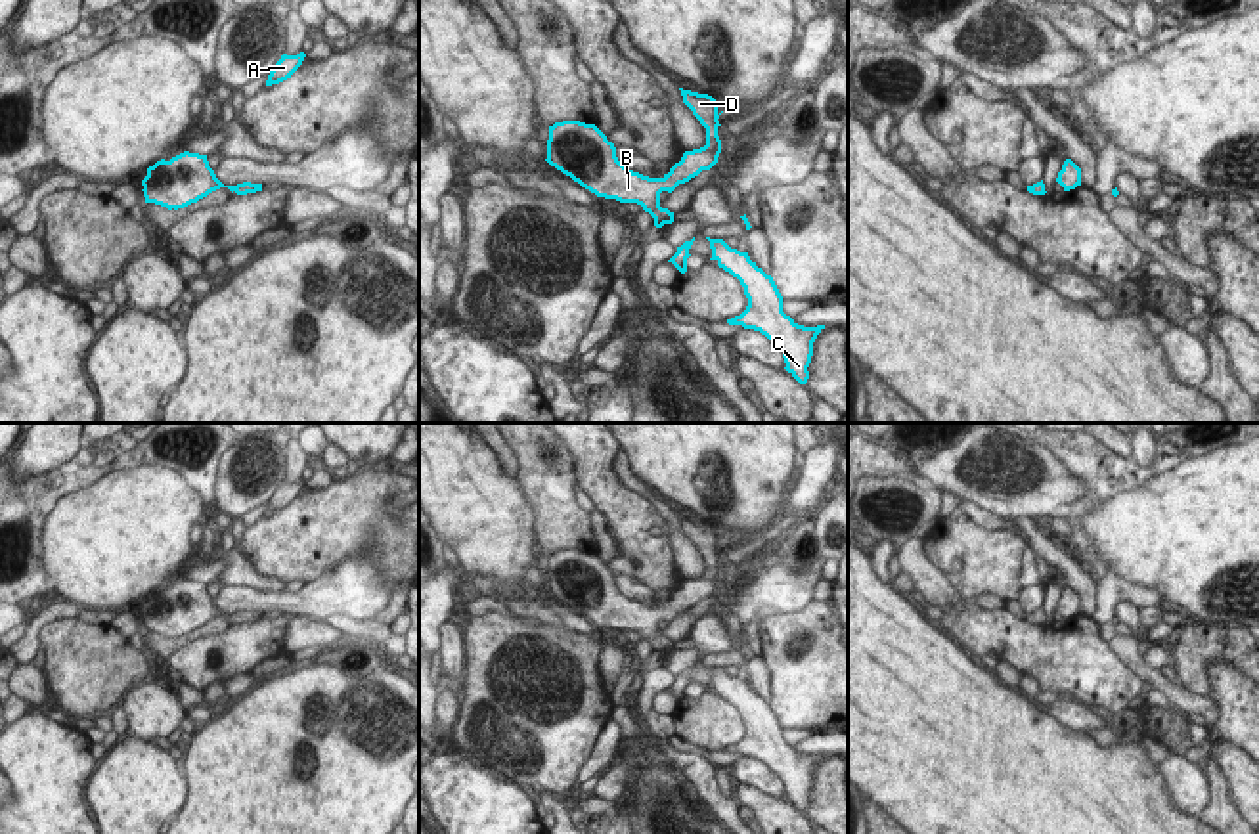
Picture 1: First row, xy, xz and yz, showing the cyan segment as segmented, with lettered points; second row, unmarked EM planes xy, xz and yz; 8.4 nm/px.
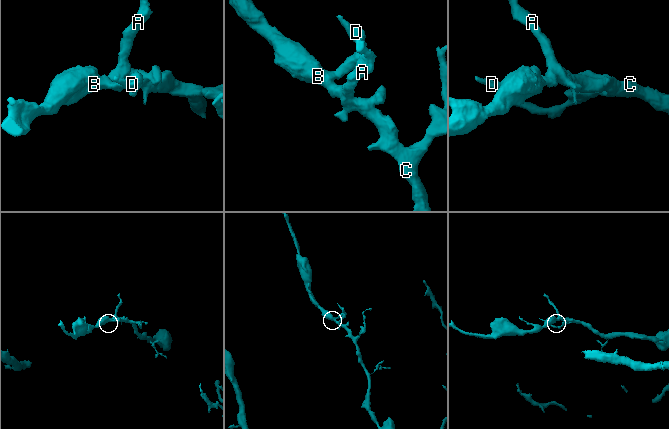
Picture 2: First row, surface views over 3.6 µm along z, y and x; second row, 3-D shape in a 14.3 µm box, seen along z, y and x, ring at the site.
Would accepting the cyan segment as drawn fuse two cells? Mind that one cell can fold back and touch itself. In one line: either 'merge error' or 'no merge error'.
no merge error

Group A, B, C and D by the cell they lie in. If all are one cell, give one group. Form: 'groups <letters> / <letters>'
groups A B C D

